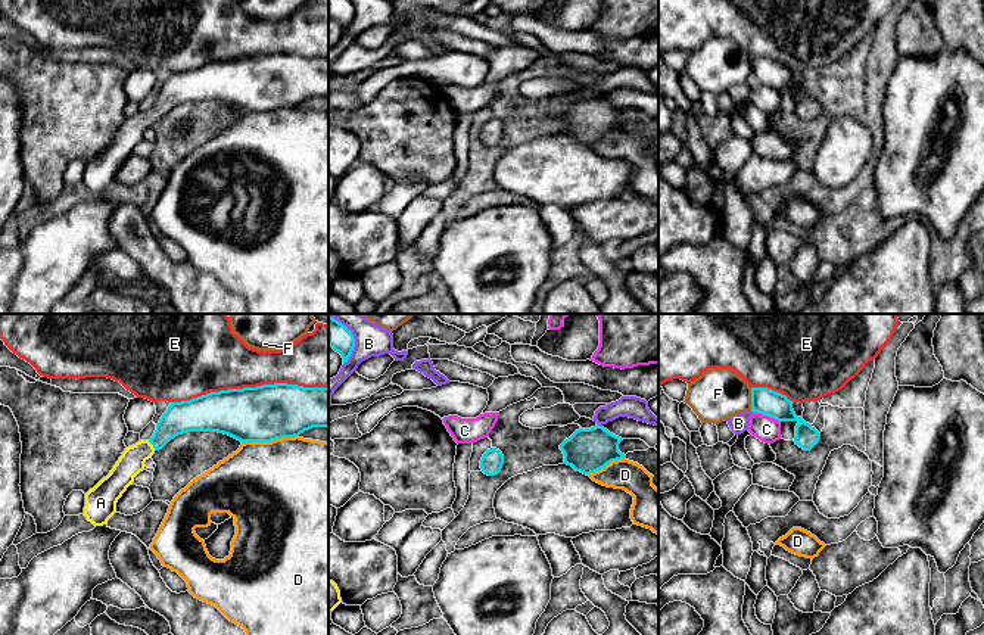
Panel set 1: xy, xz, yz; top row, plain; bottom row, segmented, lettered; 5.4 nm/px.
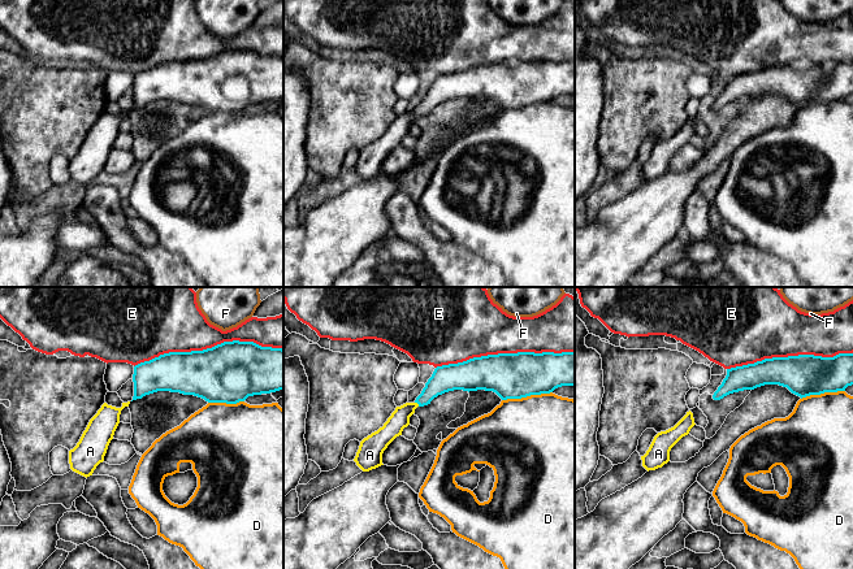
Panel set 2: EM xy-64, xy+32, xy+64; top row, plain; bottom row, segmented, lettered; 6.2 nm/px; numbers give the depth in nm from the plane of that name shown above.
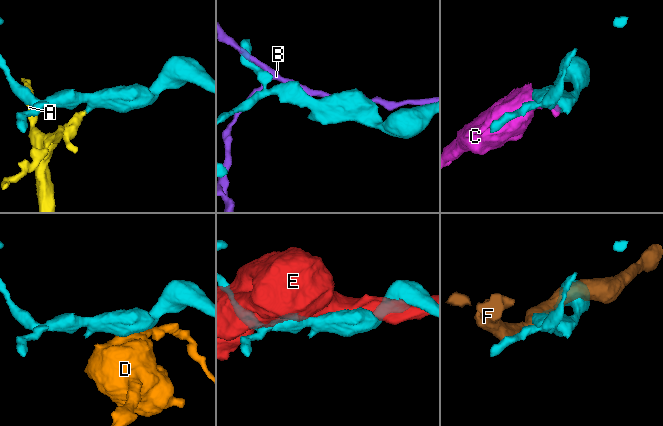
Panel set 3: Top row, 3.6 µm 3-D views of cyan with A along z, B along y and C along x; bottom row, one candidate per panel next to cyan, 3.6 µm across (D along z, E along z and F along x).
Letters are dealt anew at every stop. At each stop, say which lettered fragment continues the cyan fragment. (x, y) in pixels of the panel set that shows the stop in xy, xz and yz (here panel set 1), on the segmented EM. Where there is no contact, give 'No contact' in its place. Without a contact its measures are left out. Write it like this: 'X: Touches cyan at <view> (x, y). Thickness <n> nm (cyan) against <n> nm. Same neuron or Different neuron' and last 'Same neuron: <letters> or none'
A: Touches cyan at xy (152, 444). Thickness 180 nm (cyan) against 140 nm. Same neuron
B: Touches cyan at xz (354, 338). Thickness 160 nm (cyan) against 180 nm. Different neuron
C: Touches cyan at yz (766, 414). Thickness 150 nm (cyan) against 140 nm. Different neuron
D: Touches cyan at xy (270, 441). Thickness 300 nm (cyan) against 500 nm. Different neuron
E: Touches cyan at xy (249, 388). Thickness 300 nm (cyan) against 360 nm. Different neuron
F: Touches cyan at yz (751, 400). Thickness 150 nm (cyan) against 280 nm. Different neuron
Same neuron: A

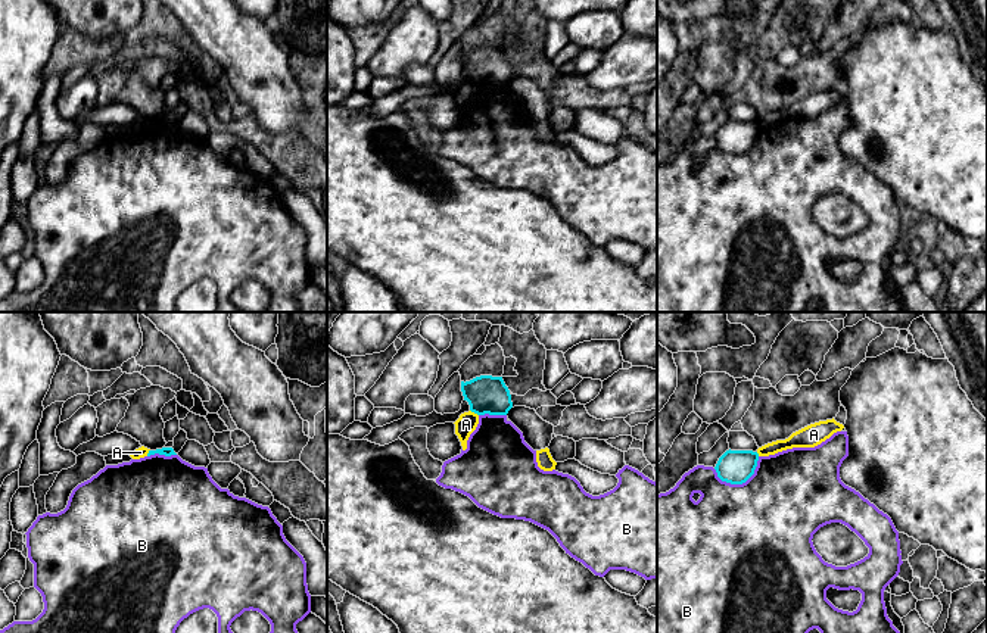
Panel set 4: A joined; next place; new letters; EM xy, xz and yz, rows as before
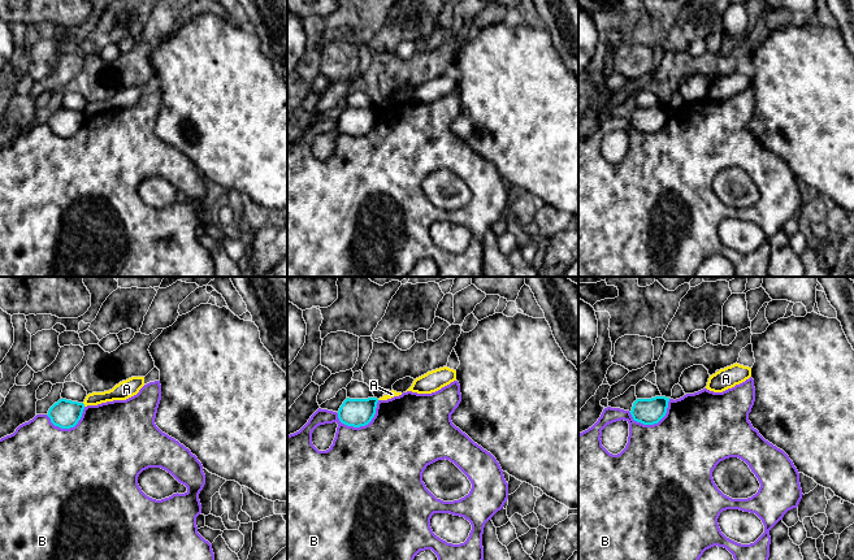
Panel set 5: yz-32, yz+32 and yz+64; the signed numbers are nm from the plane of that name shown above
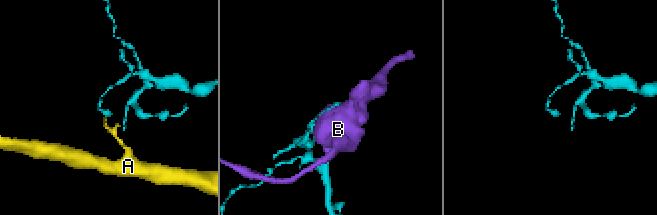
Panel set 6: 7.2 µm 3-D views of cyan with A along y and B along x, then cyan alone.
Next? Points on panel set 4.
A: Touches cyan at xz (475, 412). Thickness 200 nm (cyan) against 110 nm. Different neuron
B: Touches cyan at yz (740, 483). Thickness 190 nm (cyan) against 500 nm. Different neuron
Same neuron: none

